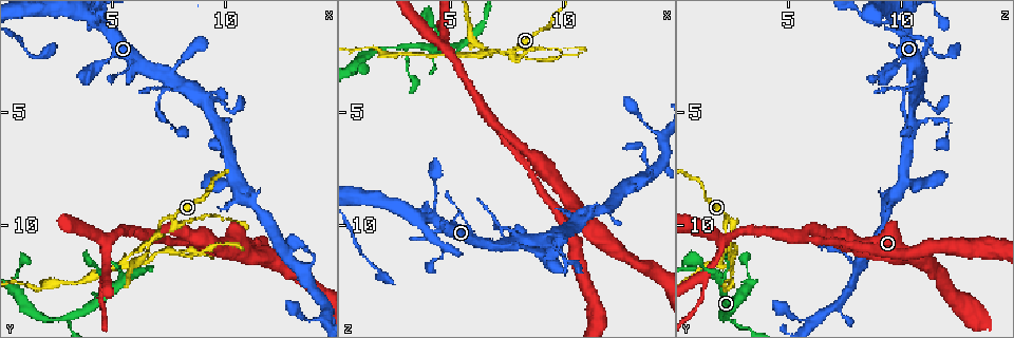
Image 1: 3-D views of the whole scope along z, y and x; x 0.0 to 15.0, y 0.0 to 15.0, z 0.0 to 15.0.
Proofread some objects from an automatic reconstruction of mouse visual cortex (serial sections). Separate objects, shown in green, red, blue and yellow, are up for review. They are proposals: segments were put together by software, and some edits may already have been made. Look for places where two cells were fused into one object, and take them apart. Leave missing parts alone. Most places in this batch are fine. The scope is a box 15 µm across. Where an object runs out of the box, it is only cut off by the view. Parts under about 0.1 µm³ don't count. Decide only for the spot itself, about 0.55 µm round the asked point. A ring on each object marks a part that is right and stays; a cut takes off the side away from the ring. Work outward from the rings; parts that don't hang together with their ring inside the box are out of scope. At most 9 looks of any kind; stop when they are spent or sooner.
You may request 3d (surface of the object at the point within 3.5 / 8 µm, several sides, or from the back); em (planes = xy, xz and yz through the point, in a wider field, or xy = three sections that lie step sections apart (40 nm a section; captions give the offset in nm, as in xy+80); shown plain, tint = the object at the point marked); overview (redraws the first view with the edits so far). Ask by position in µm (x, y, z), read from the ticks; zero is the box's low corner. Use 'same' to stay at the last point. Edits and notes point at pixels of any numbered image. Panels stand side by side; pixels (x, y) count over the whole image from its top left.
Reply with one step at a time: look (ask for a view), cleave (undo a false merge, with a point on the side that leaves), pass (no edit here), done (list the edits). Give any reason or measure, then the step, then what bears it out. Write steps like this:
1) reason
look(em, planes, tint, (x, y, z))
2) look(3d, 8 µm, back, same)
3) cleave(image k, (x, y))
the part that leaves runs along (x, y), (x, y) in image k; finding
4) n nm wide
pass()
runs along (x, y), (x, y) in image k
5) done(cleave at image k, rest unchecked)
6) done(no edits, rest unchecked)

small branch off a trunk
look(3d, 3.5 µm, (9.0, 4.4, 10.6))

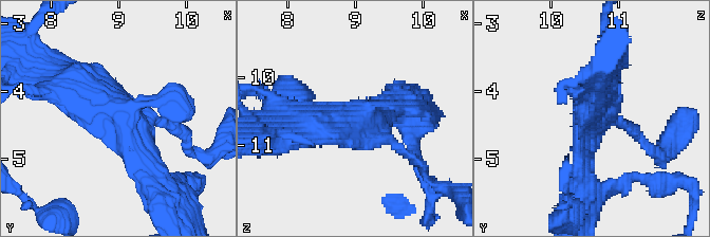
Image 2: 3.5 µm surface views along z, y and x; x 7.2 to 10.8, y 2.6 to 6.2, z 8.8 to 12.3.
now the EM
look(em, xy, step 2, tint, (9.10, 4.40, 10.55))

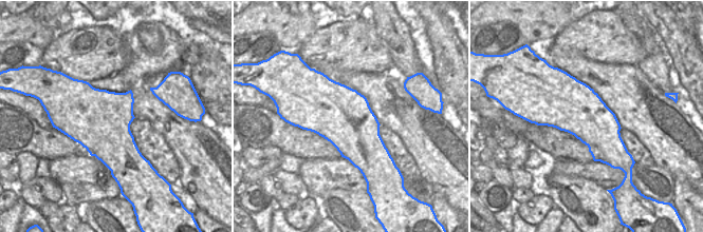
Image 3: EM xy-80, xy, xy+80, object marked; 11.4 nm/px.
pass()
runs along (62, 81), (125, 121), (150, 179) in image 2; all the same cell

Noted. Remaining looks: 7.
sharp bend
look(3d, 3.5 µm, (6.7, 10.7, 2.3))

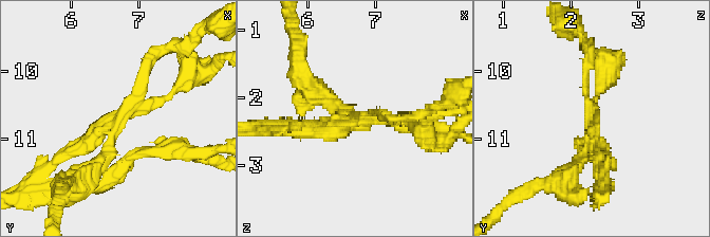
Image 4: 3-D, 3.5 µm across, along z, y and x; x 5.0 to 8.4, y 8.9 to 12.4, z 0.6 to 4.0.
arms of 100, 150, 150, 150 nm
cleave(image 4, (602, 80))
two cells meet here

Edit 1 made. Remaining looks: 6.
two arms in line, one across
look(3d, 3.5 µm, back, (7.2, 10.5, 5.8))

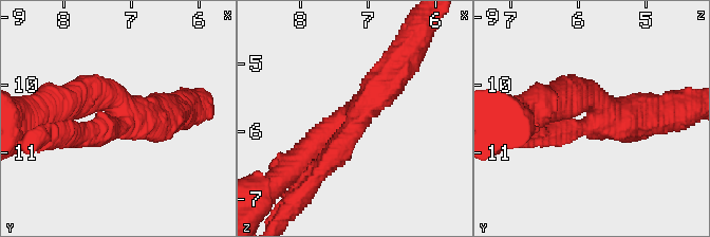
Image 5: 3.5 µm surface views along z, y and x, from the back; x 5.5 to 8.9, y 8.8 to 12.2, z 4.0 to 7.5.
now the EM
look(em, xy, step 5, tint, (7.15, 10.40, 5.70))

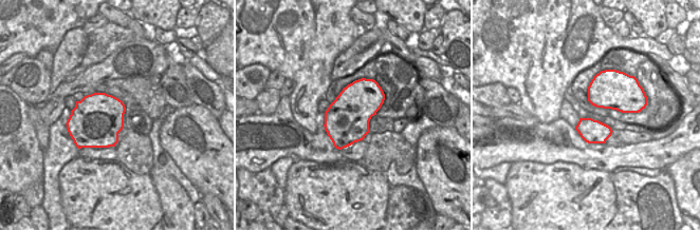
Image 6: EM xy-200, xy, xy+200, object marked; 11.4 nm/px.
3 arms; arms of 350, 450, 500 nm
pass()
runs along (74, 97), (119, 104), (123, 124), (90, 133) in image 5; all the same cell

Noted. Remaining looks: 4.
branch point
look(3d, 3.5 µm, (3.0, 14.2, 2.1))

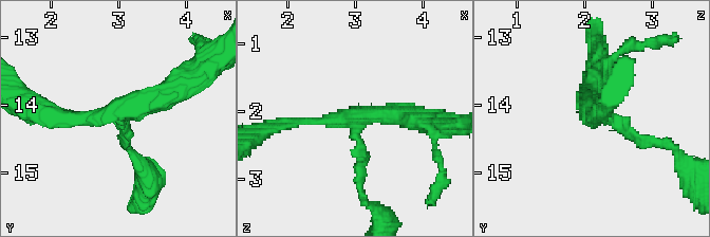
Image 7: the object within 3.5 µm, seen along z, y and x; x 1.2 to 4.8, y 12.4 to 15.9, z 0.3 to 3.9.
arms of 150, 150, 300 nm
pass()
runs along (180, 88), (98, 116), (43, 113) in image 7; all the same cell

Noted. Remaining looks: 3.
done(cleave at image 4, rest unchecked)

